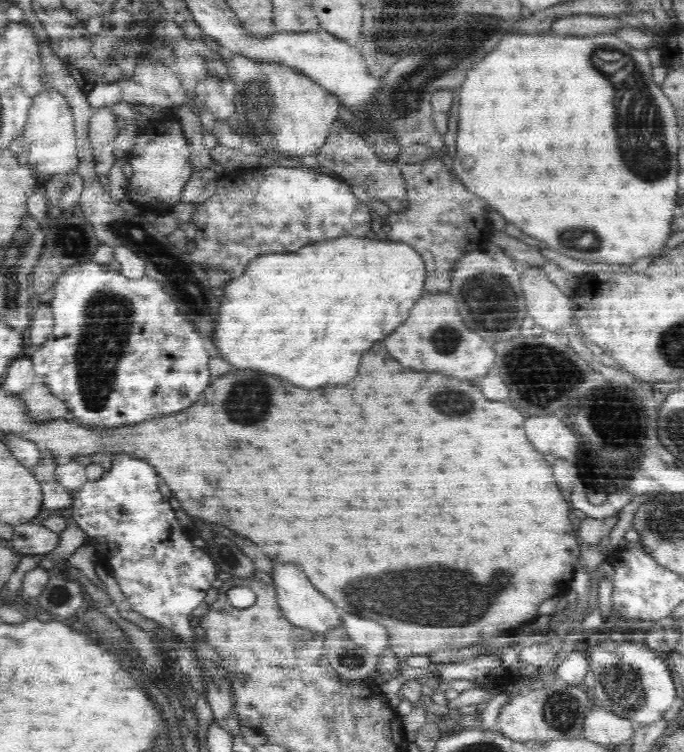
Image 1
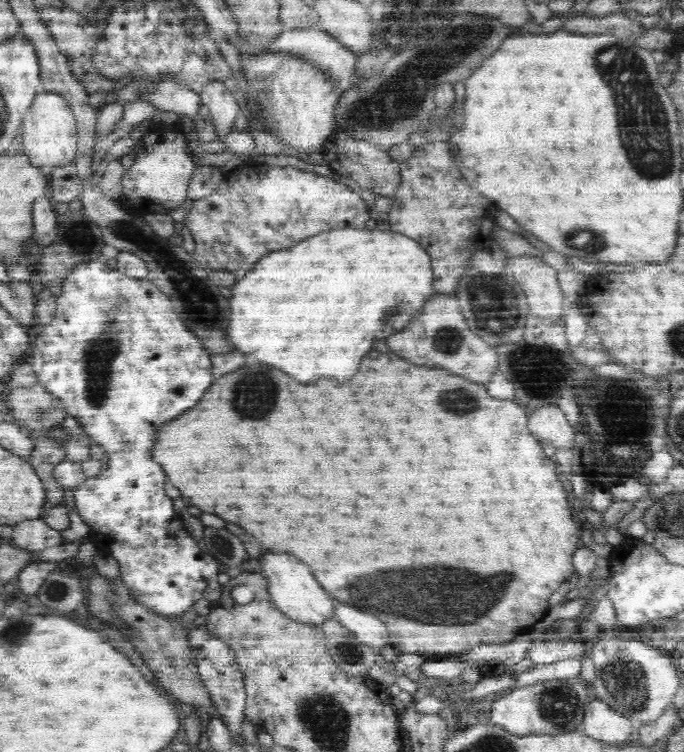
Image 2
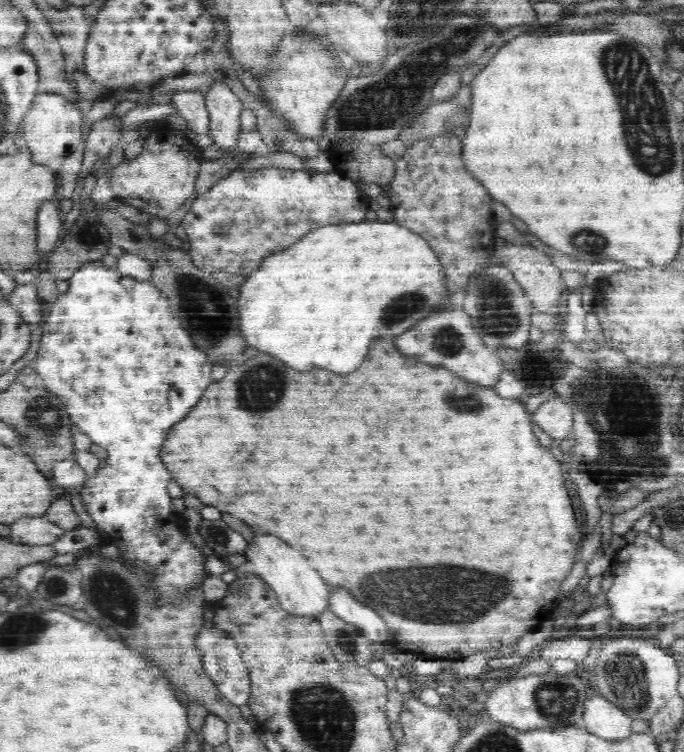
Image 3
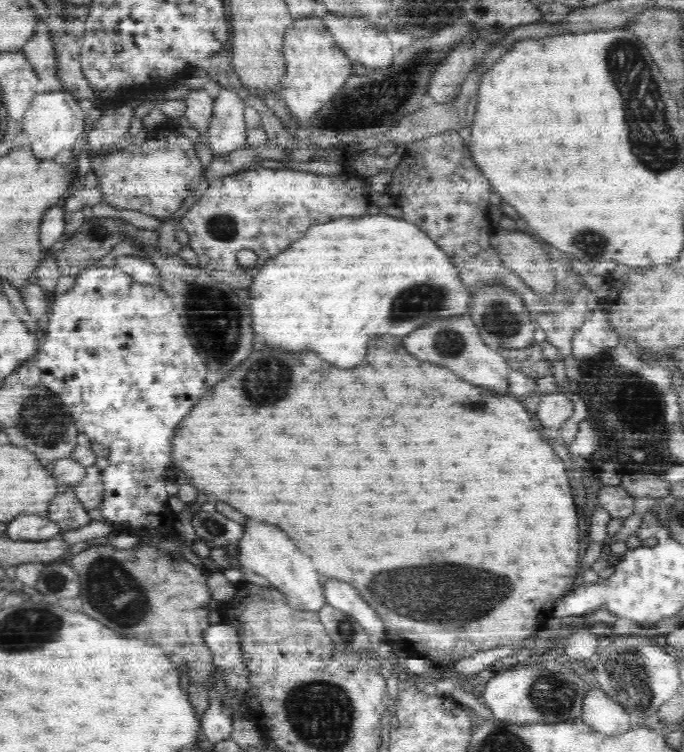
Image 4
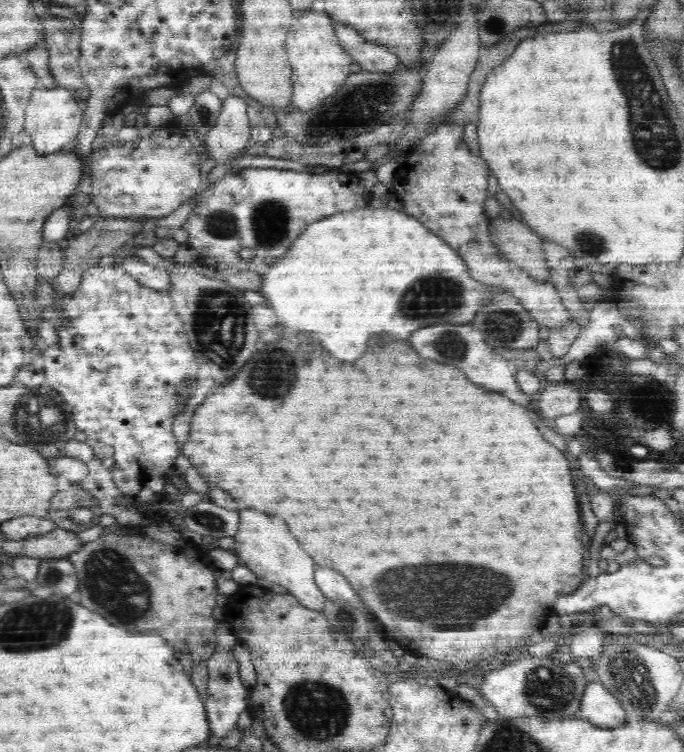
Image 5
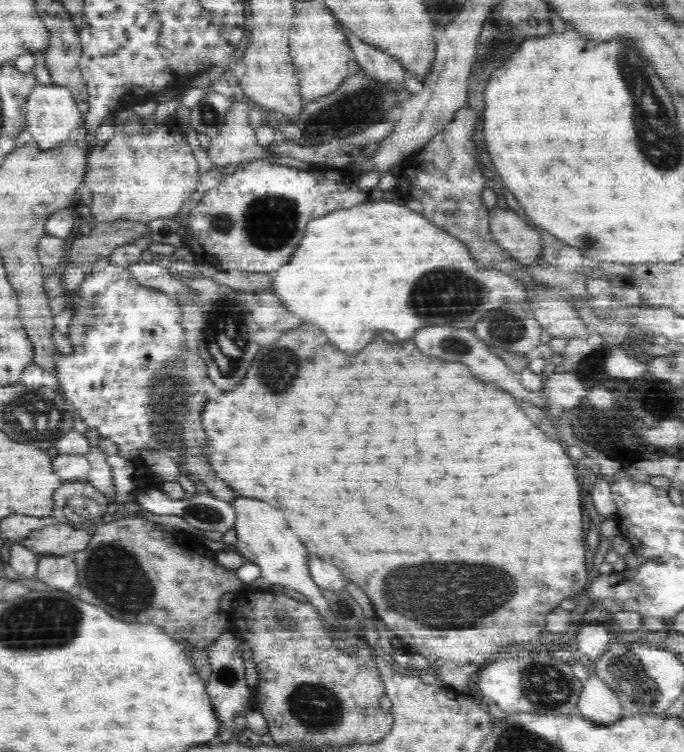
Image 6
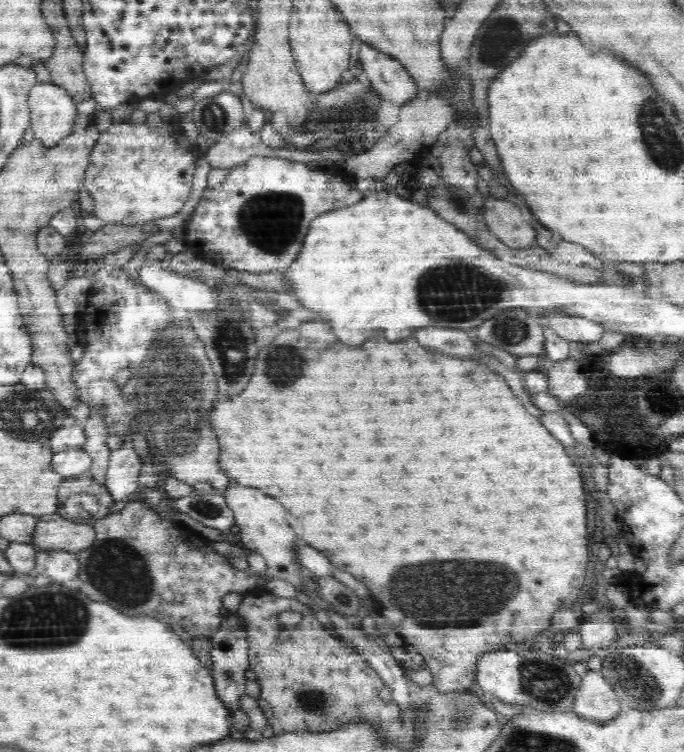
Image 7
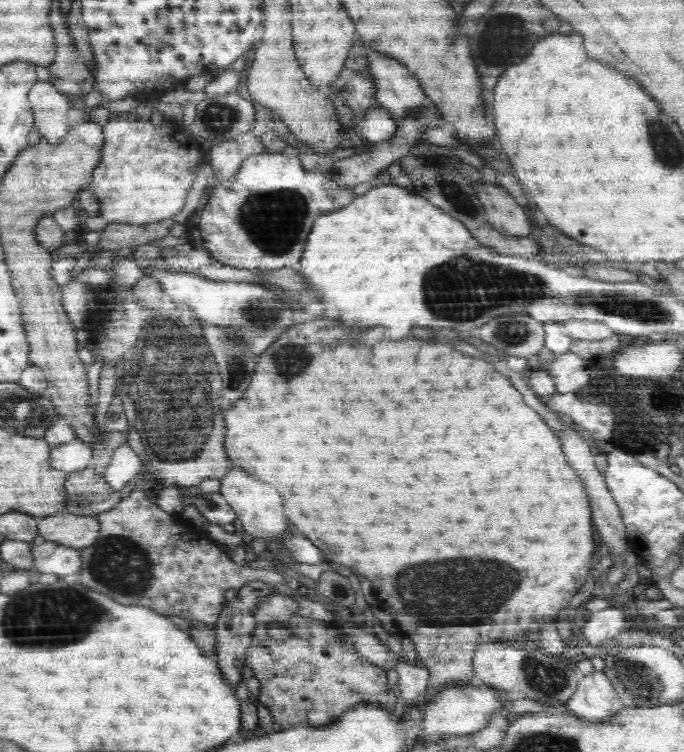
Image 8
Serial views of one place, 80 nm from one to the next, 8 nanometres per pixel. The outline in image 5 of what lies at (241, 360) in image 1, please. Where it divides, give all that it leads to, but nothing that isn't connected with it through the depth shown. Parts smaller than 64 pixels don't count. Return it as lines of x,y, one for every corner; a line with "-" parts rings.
350,210
341,211
338,214
329,215
328,218
318,219
312,226
306,228
306,232
296,240
296,246
292,246
292,250
288,250
288,258
283,257
284,262
275,262
271,268
266,269
261,276
261,285
257,290
263,295
268,308
271,308
276,314
276,326
284,328
284,330
292,330
296,334
296,330
312,330
312,334
316,334
316,338
320,338
320,342
324,342
324,346
328,346
328,350
332,350
332,354
336,354
336,358
344,358
344,362
354,362
356,358
360,358
362,350
360,346
366,346
368,338
380,332
394,332
398,338
396,340
406,340
408,334
412,330
418,330
425,326
433,324
448,323
455,325
467,325
476,318
476,314
484,309
484,306
496,295
512,297
512,293
505,287
498,284
488,284
478,281
470,274
470,269
466,265
466,261
462,255
458,253
446,241
435,234
426,223
420,221
415,215
406,216
402,212
394,212
394,210

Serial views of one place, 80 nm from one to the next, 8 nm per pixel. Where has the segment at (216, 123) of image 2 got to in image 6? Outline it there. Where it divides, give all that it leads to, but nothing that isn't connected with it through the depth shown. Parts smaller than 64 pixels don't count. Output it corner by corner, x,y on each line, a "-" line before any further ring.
234,102
226,113
224,124
211,139
208,155
215,166
228,166
253,159
277,156
256,142
256,130
248,123
247,104

